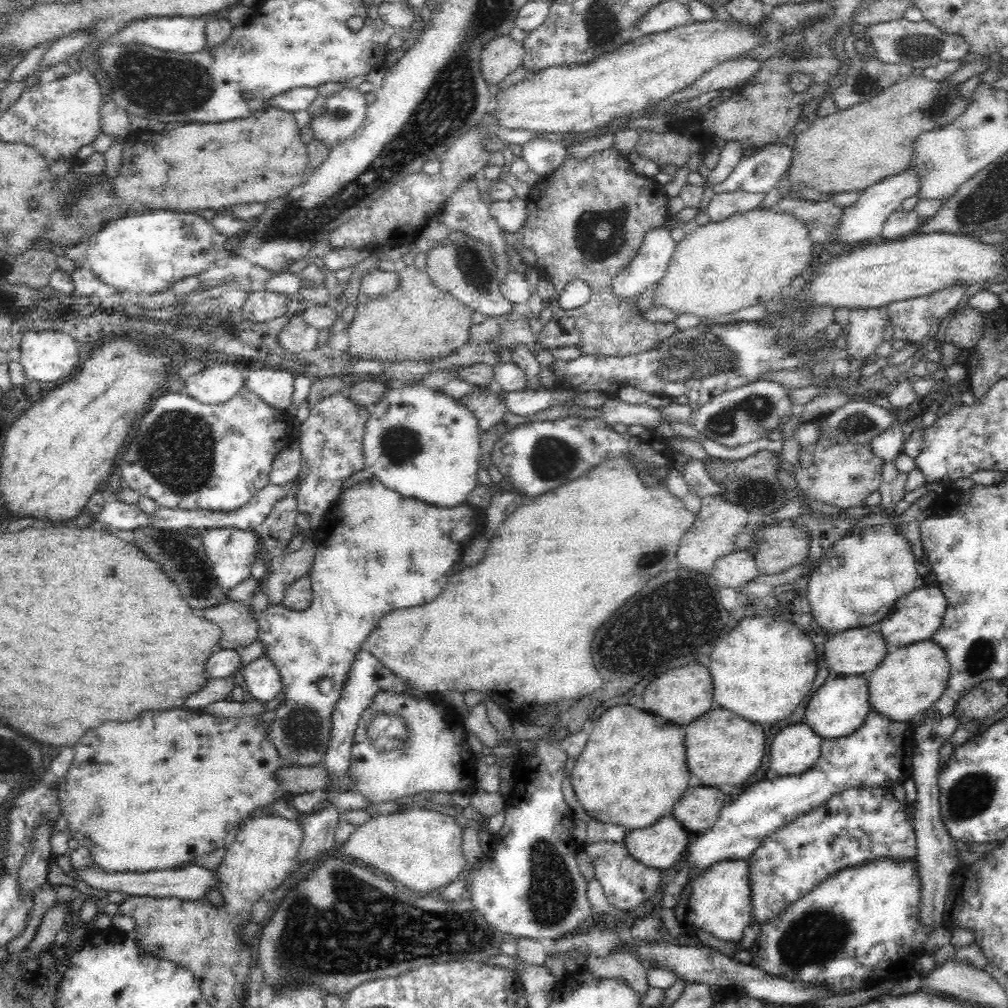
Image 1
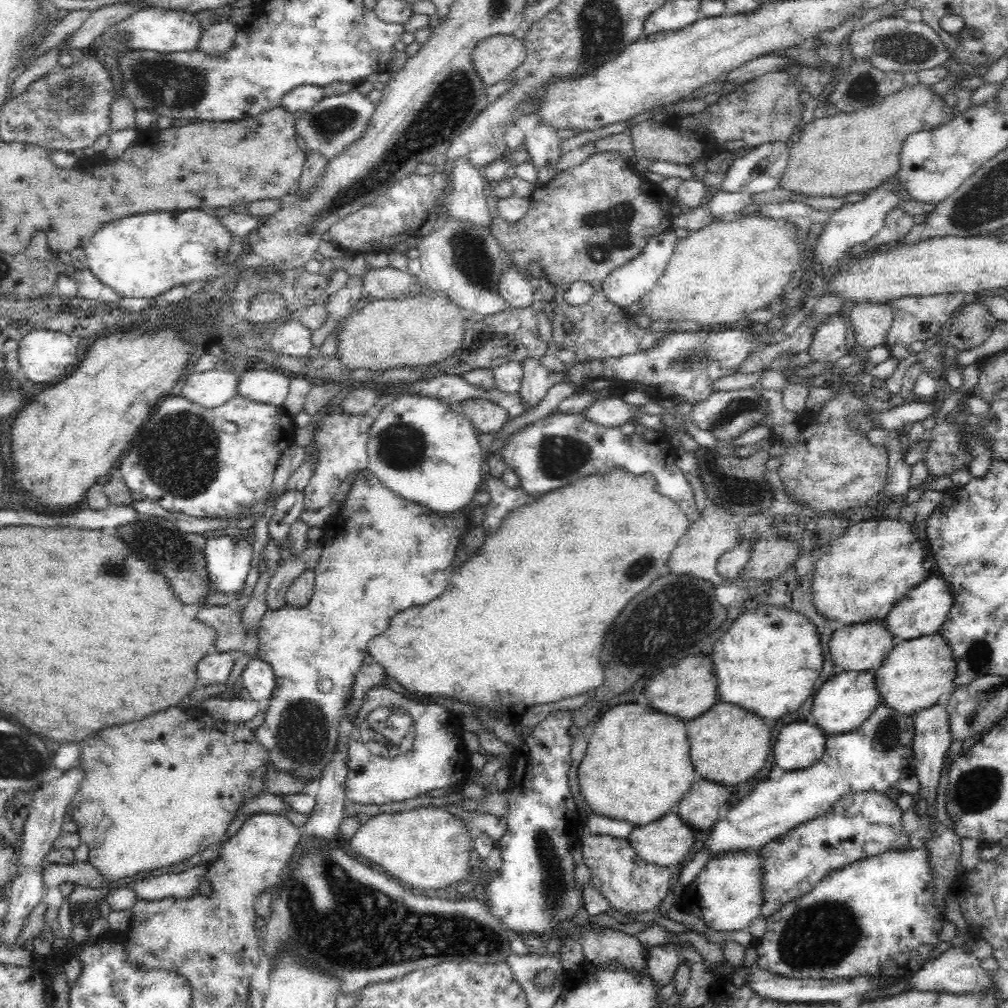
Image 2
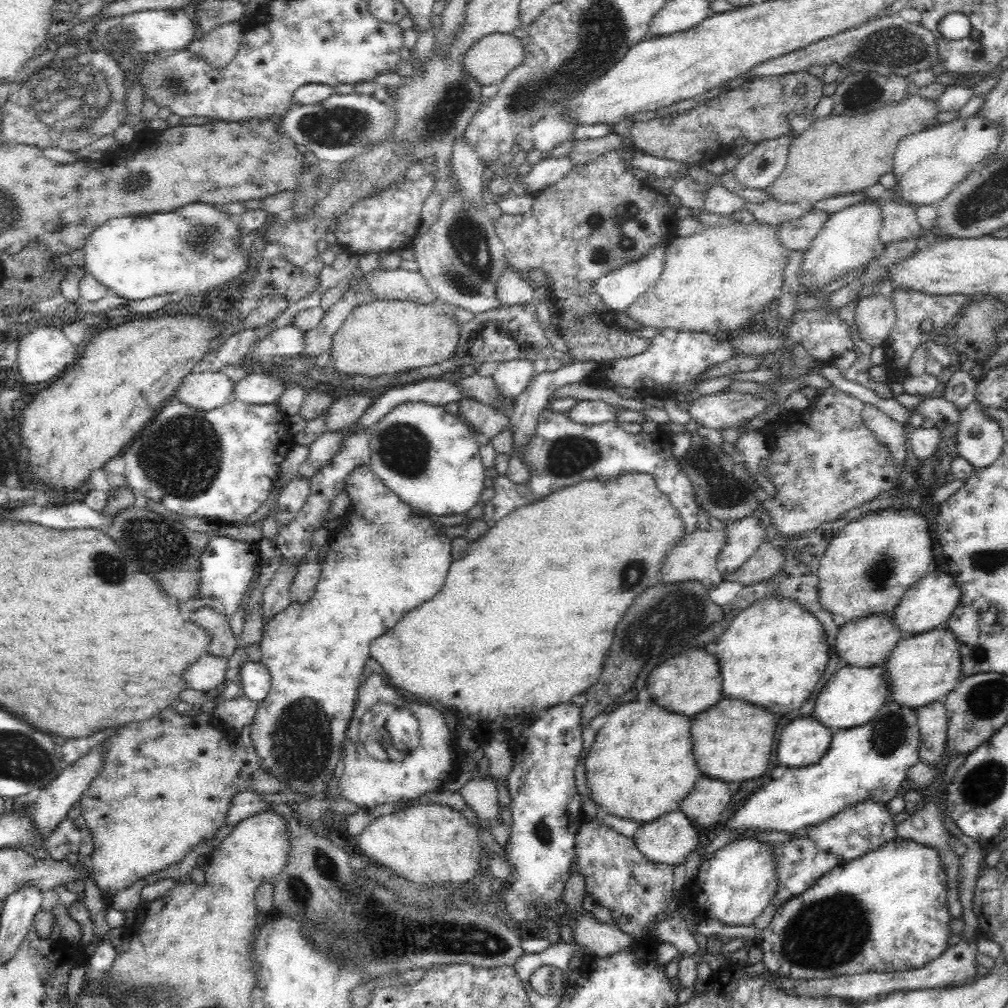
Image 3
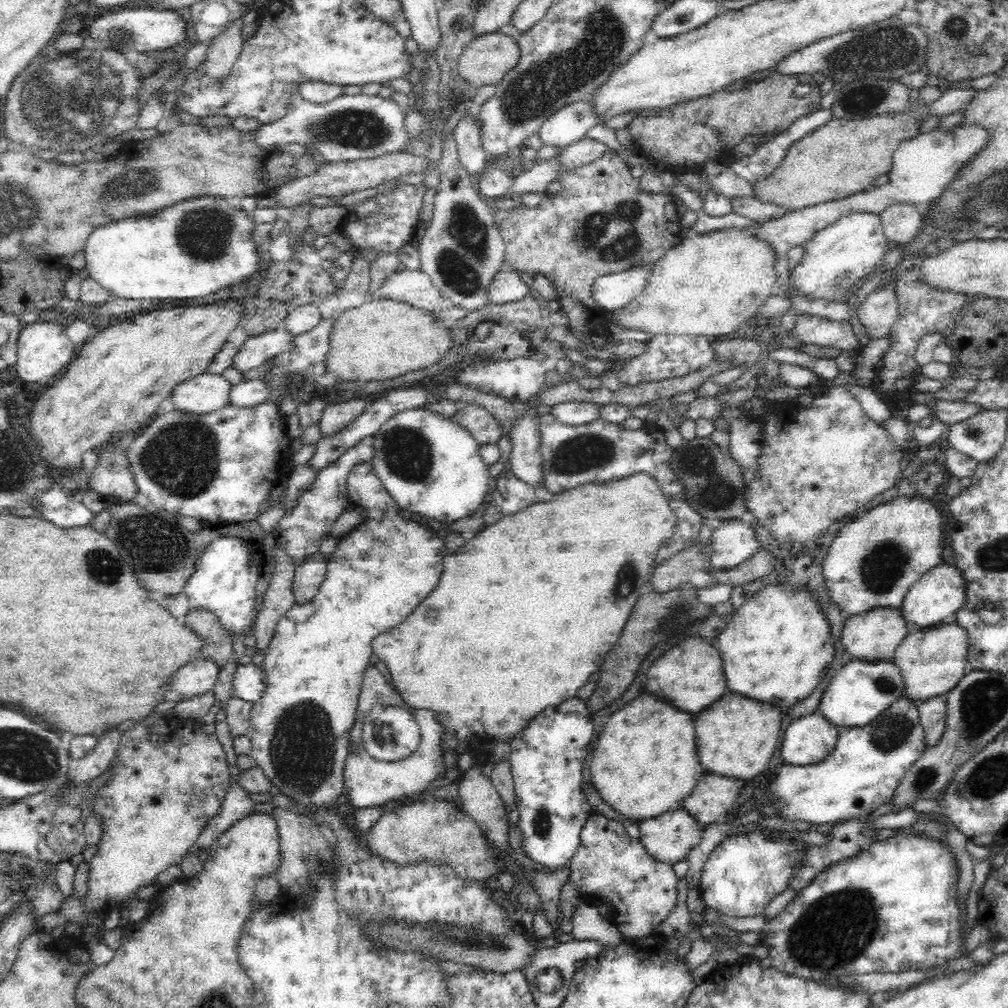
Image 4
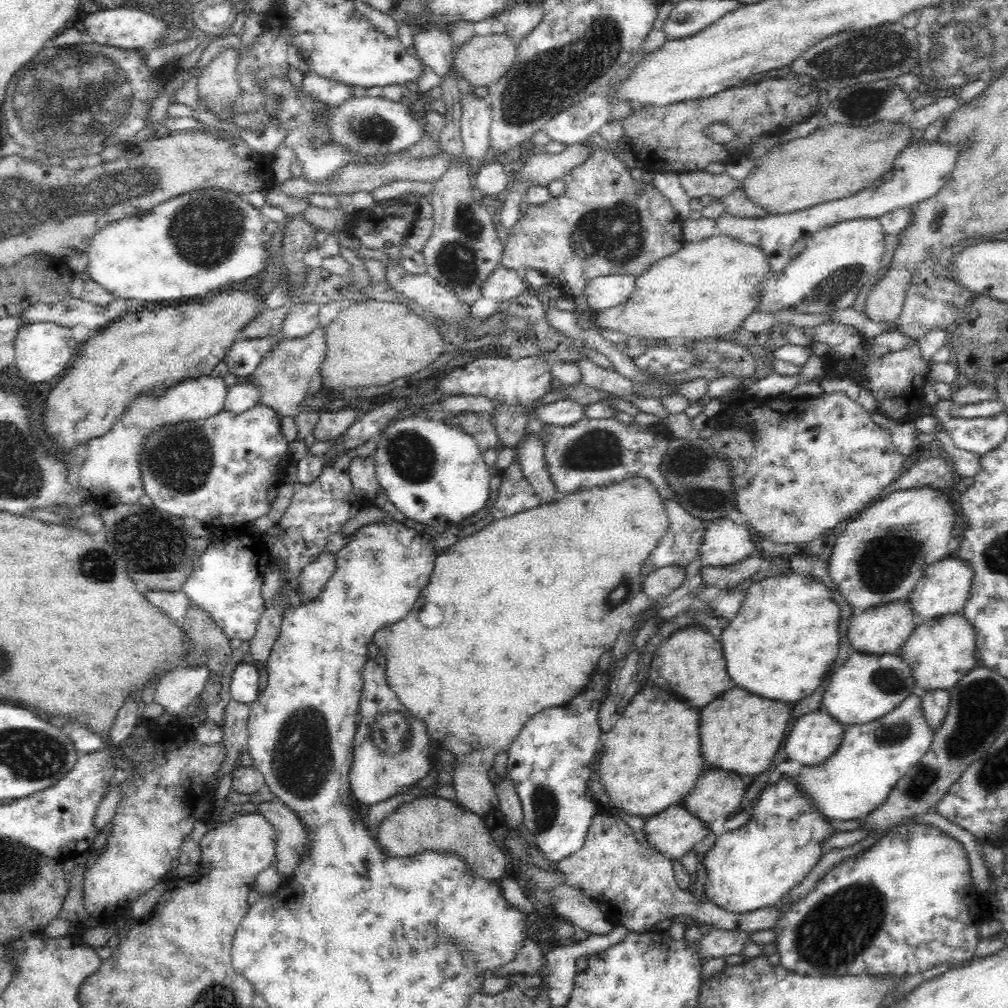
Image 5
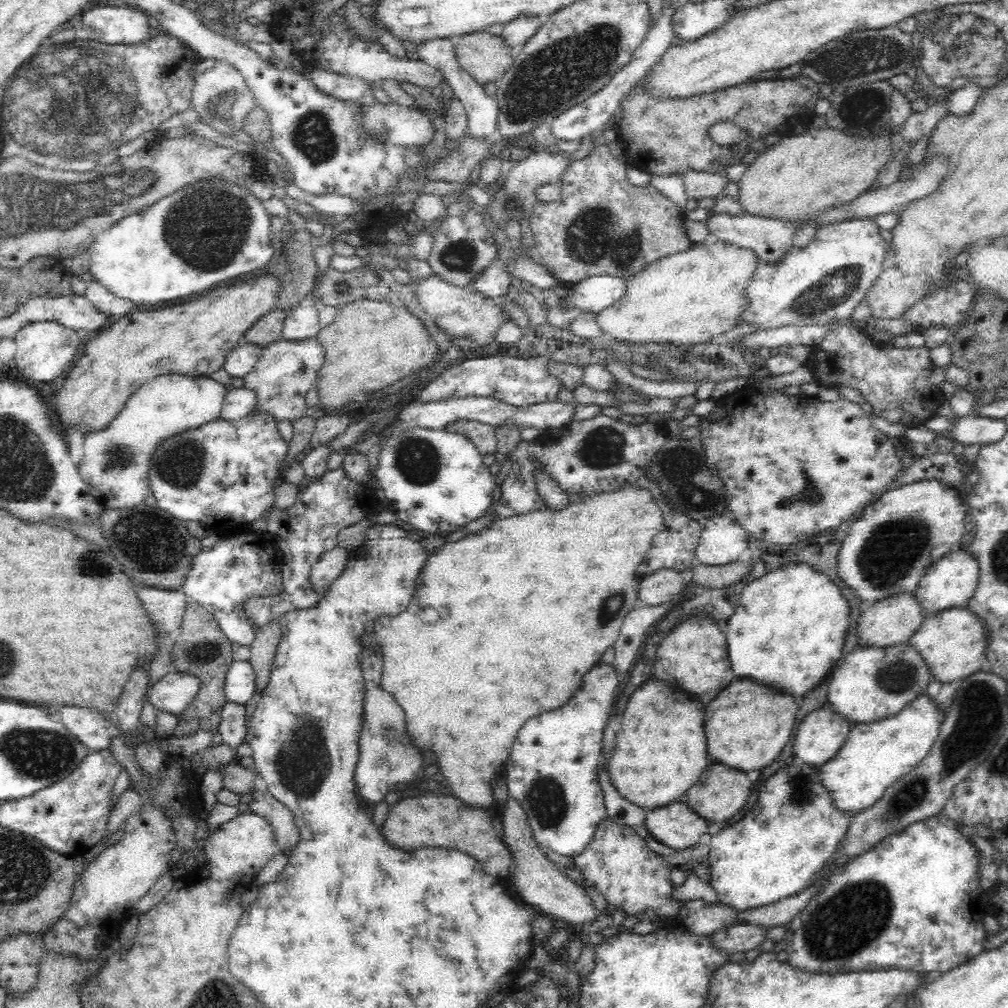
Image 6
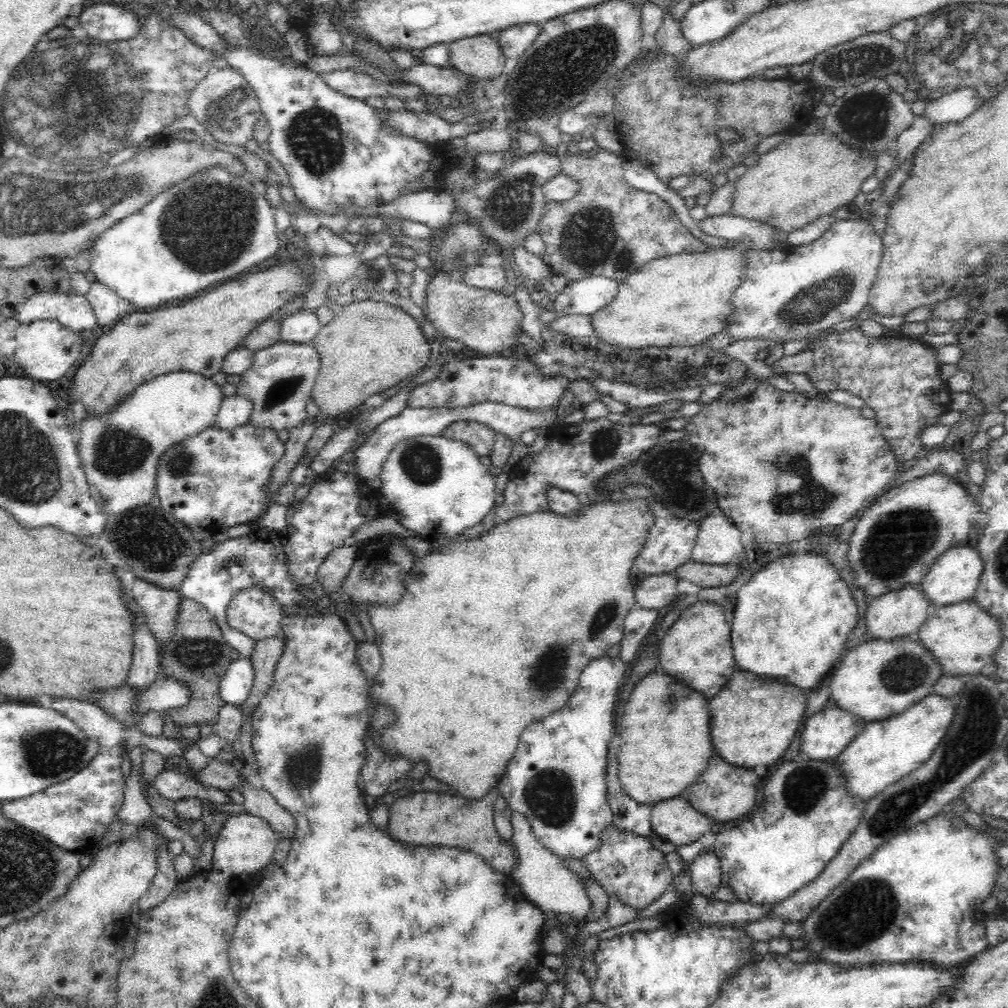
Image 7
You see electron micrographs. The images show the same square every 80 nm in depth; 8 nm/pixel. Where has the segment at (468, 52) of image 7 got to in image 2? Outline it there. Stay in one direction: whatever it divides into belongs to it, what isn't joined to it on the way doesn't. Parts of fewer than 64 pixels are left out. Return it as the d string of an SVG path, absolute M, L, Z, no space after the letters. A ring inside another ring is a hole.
M494 35L480 42L473 50L474 71L485 86L506 79L526 58L522 39L514 35Z

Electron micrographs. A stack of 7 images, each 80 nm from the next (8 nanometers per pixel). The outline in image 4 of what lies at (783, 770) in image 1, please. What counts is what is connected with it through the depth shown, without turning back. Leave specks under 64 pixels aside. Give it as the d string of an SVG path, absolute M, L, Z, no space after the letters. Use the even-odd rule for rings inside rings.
M818 711L801 716L782 736L784 764L794 767L818 764L831 753L838 735L839 727L830 724Z

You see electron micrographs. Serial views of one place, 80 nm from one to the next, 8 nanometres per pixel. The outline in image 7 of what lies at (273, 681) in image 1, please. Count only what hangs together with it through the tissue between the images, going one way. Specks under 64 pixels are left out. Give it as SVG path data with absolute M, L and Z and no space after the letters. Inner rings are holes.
M234 657L218 682L218 694L226 705L240 707L248 698L254 677L252 661Z

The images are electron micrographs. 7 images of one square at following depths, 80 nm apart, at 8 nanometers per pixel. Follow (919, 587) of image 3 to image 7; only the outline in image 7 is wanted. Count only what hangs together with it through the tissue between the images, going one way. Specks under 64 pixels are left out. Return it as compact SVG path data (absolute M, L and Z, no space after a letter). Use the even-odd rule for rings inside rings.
M971 543L952 546L936 558L927 575L922 578L923 592L926 599L930 600L932 608L946 606L946 604L958 603L960 600L970 599L978 588L982 571L983 560L979 552L974 552Z

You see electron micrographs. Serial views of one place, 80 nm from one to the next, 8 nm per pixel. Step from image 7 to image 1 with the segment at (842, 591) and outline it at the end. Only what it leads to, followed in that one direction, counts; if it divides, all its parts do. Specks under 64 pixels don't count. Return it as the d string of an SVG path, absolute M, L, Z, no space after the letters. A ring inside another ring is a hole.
M758 616L744 618L742 624L734 626L728 636L718 640L710 658L713 683L713 708L722 707L749 722L774 724L790 716L796 707L810 694L818 672L818 653L809 636L784 616Z

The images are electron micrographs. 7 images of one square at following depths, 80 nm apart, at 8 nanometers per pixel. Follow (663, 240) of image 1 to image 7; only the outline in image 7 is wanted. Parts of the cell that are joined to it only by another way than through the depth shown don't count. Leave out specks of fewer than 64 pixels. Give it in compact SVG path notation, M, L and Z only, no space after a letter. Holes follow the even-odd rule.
M600 275L568 281L552 302L556 318L578 314L591 316L614 300L616 290L617 281Z

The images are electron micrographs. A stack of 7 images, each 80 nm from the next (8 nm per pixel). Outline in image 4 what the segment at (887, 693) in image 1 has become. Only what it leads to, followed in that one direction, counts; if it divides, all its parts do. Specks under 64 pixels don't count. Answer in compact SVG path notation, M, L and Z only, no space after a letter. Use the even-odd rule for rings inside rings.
M954 620L933 627L910 630L893 656L903 676L903 698L925 702L937 695L946 695L969 671L967 633Z

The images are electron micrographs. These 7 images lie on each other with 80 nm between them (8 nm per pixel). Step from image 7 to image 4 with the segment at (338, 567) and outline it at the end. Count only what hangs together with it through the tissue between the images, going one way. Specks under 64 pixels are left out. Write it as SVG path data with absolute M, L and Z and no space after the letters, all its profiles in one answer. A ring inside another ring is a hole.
M319 550L306 557L306 562L296 568L296 578L293 578L293 593L295 602L304 604L310 602L319 593L320 585L327 573L327 559Z

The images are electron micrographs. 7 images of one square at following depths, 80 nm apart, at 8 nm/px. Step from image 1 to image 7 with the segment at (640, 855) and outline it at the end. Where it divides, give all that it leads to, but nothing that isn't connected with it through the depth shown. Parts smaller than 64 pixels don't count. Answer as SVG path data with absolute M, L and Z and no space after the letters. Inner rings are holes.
M683 796L660 800L651 806L652 830L675 847L690 844L709 832L714 820L698 812Z

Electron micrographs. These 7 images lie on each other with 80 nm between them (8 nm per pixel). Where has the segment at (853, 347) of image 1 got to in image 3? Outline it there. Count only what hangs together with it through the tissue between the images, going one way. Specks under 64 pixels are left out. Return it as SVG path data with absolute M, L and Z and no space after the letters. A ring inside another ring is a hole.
M890 294L863 297L855 308L857 333L872 347L884 345L896 321L897 312Z

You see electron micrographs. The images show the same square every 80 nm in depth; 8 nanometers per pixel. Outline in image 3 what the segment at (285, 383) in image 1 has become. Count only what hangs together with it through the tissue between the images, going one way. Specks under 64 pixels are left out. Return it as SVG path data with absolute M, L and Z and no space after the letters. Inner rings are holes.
M252 372L235 384L232 400L248 405L275 404L284 389L284 382L274 375Z

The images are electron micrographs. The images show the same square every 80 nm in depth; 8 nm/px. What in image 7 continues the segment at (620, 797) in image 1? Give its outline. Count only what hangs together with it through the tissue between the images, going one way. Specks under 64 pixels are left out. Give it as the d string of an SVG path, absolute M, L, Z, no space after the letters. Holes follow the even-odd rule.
M659 667L640 679L638 686L628 698L626 712L622 718L622 756L618 758L618 778L626 794L640 804L654 805L654 802L682 796L686 787L694 784L702 770L708 764L708 758L714 756L710 748L710 699L693 690L687 684L666 676Z

